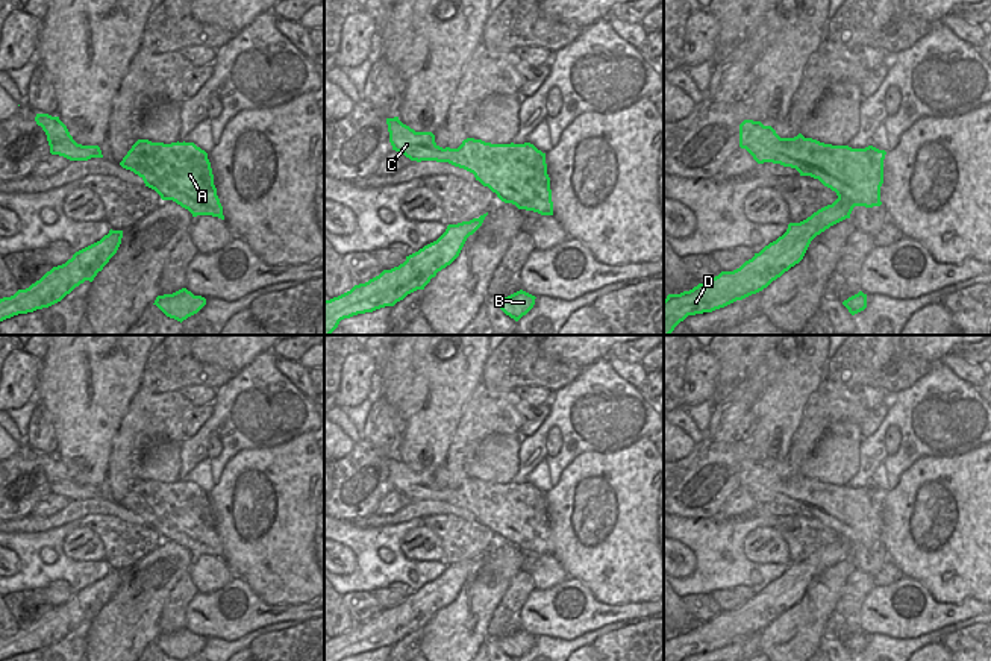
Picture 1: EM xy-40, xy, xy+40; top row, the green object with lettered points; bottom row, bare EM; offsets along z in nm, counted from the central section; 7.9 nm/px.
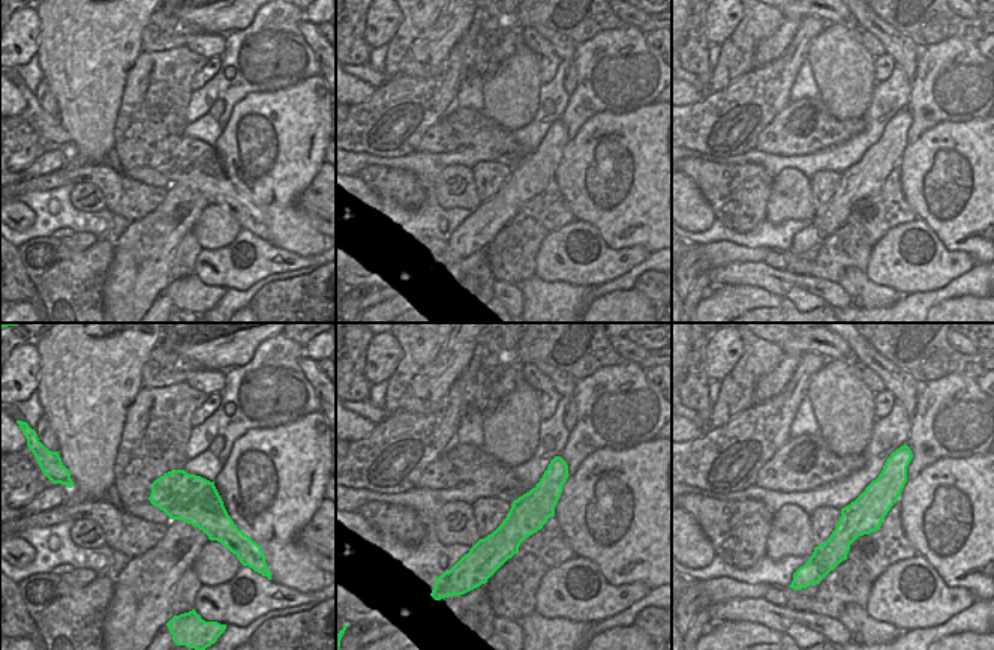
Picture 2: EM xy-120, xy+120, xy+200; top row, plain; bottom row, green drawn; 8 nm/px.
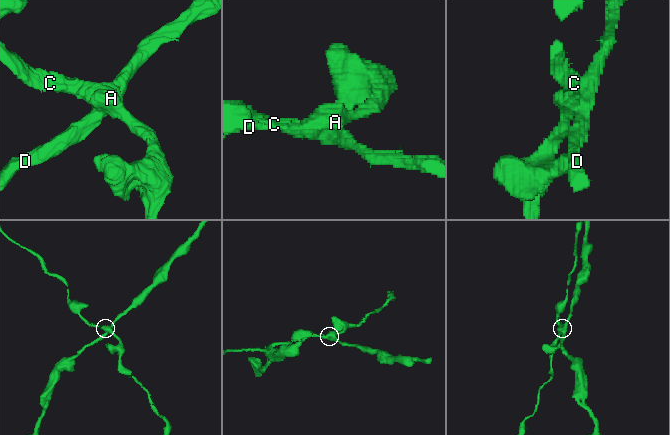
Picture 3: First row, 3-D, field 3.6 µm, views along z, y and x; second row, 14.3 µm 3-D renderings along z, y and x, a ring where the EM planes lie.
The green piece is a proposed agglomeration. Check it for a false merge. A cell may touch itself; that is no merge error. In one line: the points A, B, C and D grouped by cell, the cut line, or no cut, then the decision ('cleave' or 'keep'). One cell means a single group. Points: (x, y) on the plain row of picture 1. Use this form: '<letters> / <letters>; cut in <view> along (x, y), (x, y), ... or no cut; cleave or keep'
A B C / D; cut in xy+40 along (838, 537), (855, 545); cleave

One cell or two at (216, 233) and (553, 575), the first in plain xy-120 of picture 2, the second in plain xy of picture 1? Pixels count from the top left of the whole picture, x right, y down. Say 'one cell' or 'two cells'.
one cell

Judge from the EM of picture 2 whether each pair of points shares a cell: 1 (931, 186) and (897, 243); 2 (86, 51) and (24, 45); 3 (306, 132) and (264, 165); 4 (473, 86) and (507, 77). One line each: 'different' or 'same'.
1: different
2: different
3: same
4: different

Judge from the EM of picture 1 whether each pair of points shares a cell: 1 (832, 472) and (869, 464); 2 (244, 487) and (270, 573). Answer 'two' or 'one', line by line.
1: two
2: one

